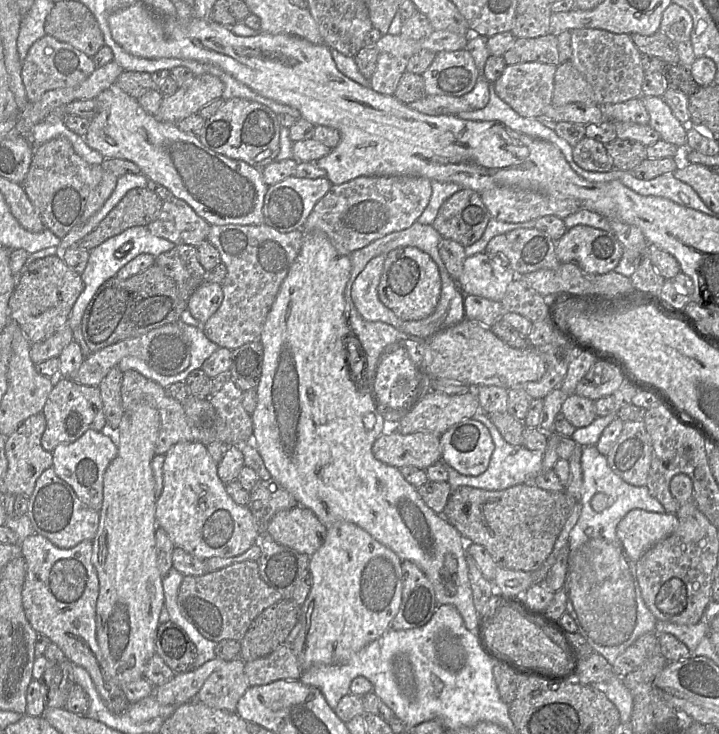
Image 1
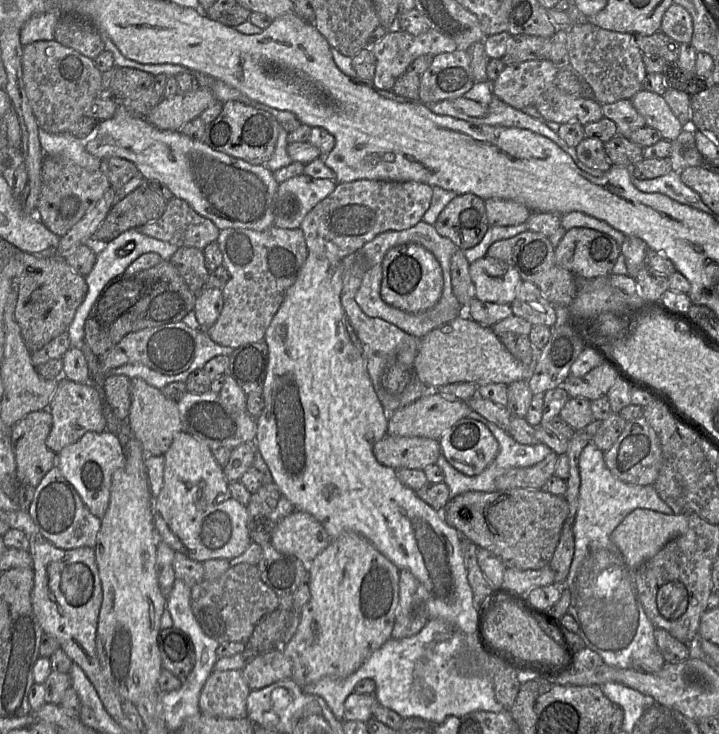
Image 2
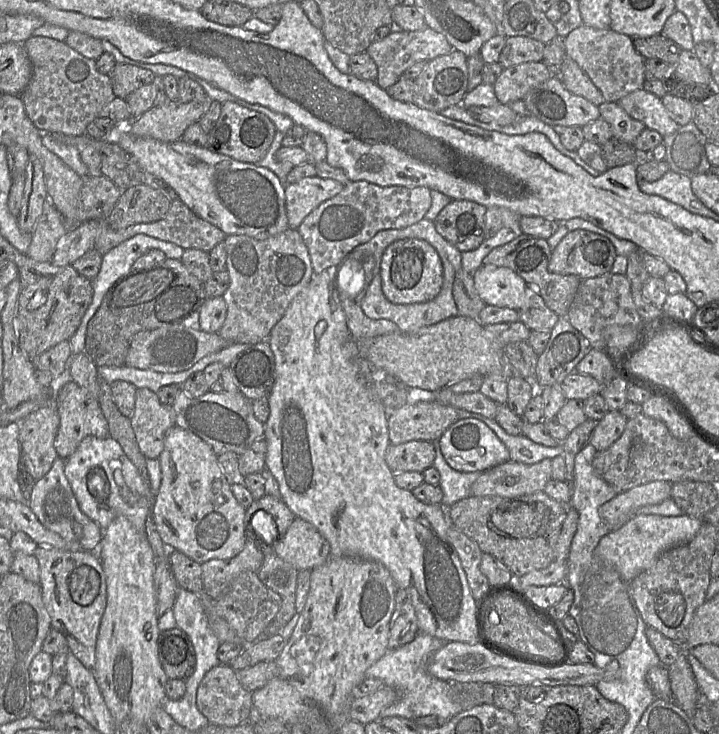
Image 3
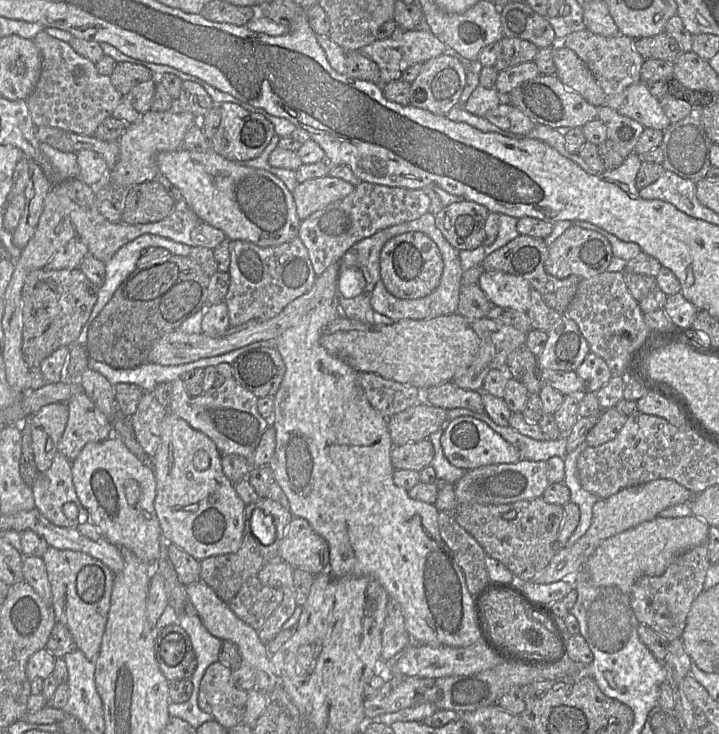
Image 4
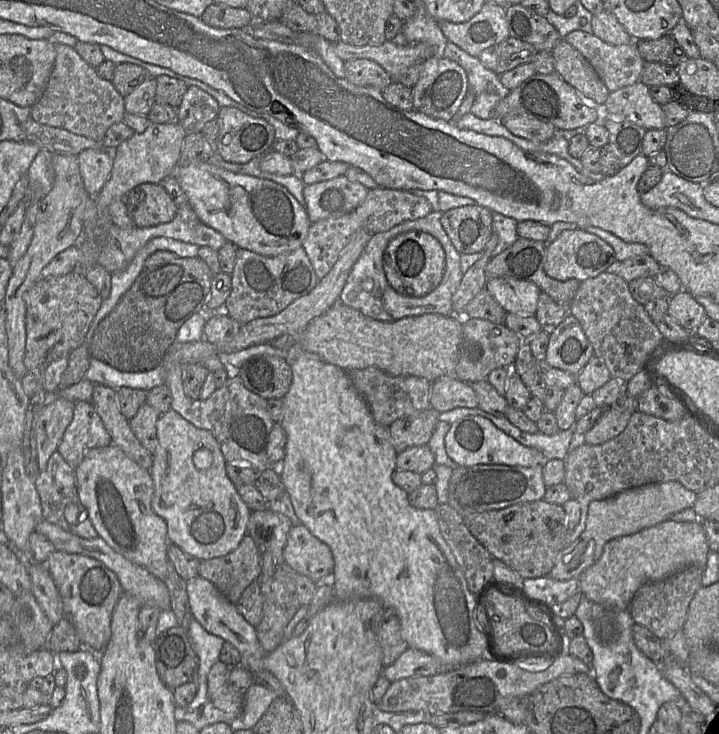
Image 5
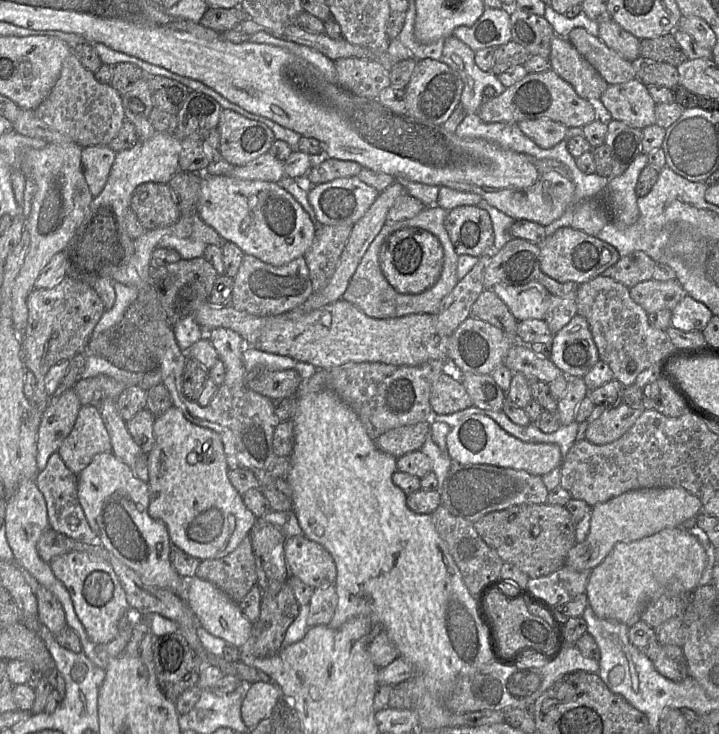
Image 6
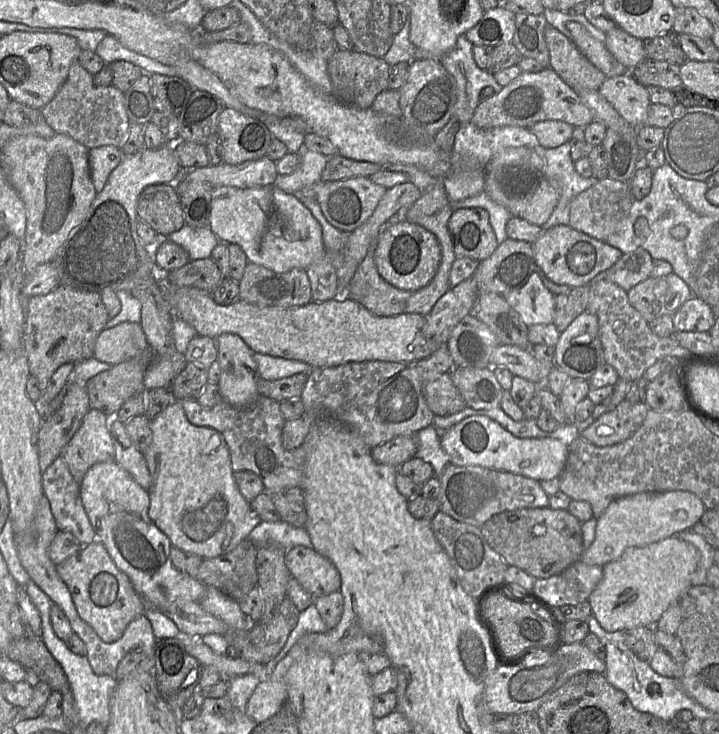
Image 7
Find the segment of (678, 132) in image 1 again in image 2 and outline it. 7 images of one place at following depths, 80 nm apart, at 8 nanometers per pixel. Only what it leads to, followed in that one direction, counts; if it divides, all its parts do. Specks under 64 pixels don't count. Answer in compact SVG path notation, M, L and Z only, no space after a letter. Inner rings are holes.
M641 89L630 100L646 126L657 130L662 139L672 141L683 130L662 95Z

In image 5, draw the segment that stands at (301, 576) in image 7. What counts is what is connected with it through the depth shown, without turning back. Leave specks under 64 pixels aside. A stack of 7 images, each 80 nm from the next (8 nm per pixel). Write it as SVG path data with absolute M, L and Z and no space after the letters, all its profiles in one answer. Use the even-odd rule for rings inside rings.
M300 522L288 532L283 559L294 574L305 575L316 584L329 581L333 573L334 559L330 548Z

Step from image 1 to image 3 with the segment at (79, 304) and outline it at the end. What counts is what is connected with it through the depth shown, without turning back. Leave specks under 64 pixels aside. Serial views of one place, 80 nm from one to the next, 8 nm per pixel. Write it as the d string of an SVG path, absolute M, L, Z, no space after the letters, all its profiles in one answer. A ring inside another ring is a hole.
M137 234L125 240L124 242L120 243L116 247L112 248L110 251L108 251L106 254L102 256L102 263L99 273L92 280L92 287L93 287L92 301L88 306L87 310L85 311L85 314L81 319L79 327L69 340L73 355L81 353L83 351L85 352L85 339L86 339L88 322L98 310L107 291L118 279L125 276L132 270L132 265L140 256L143 256L144 254L146 254L148 251L151 250L161 250L162 252L165 253L168 259L180 260L185 249L168 241L163 241L145 234Z

